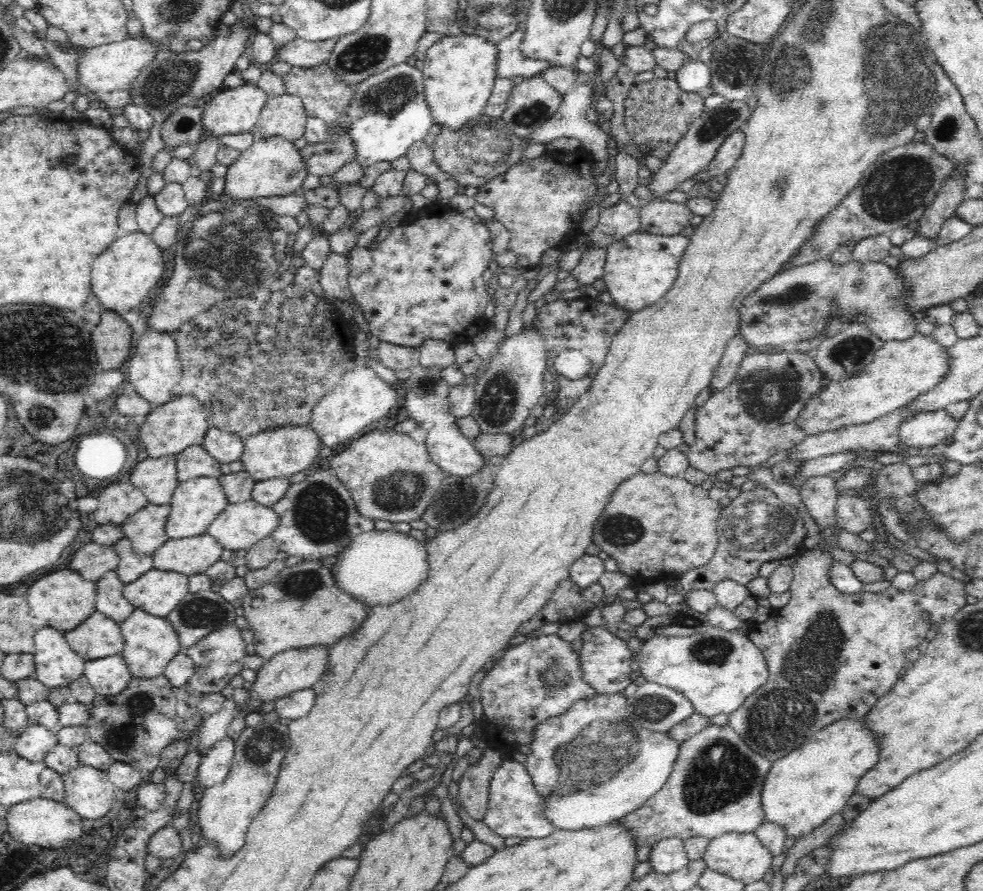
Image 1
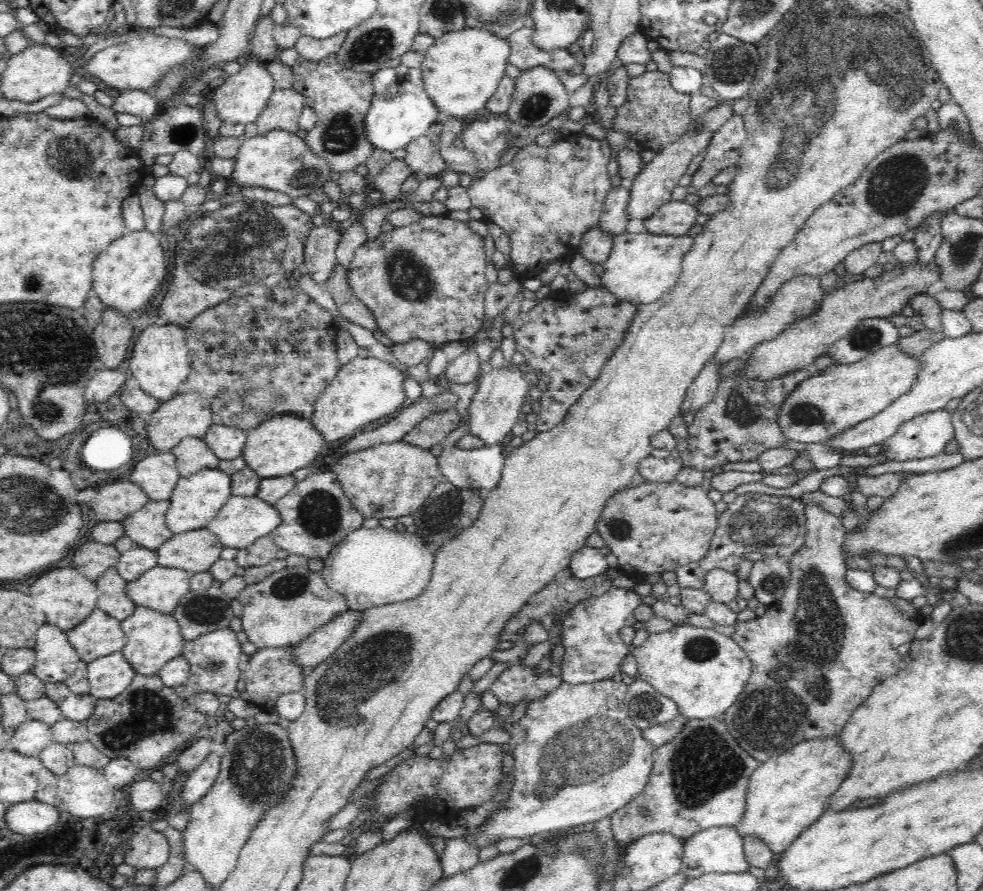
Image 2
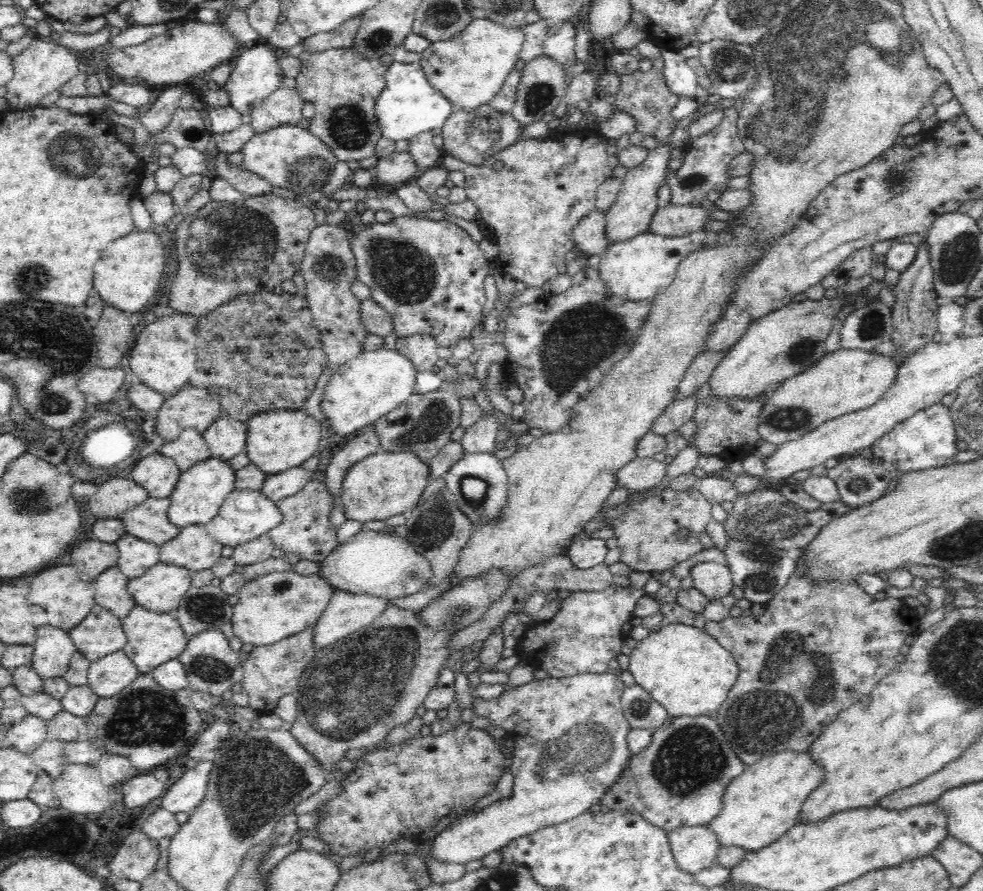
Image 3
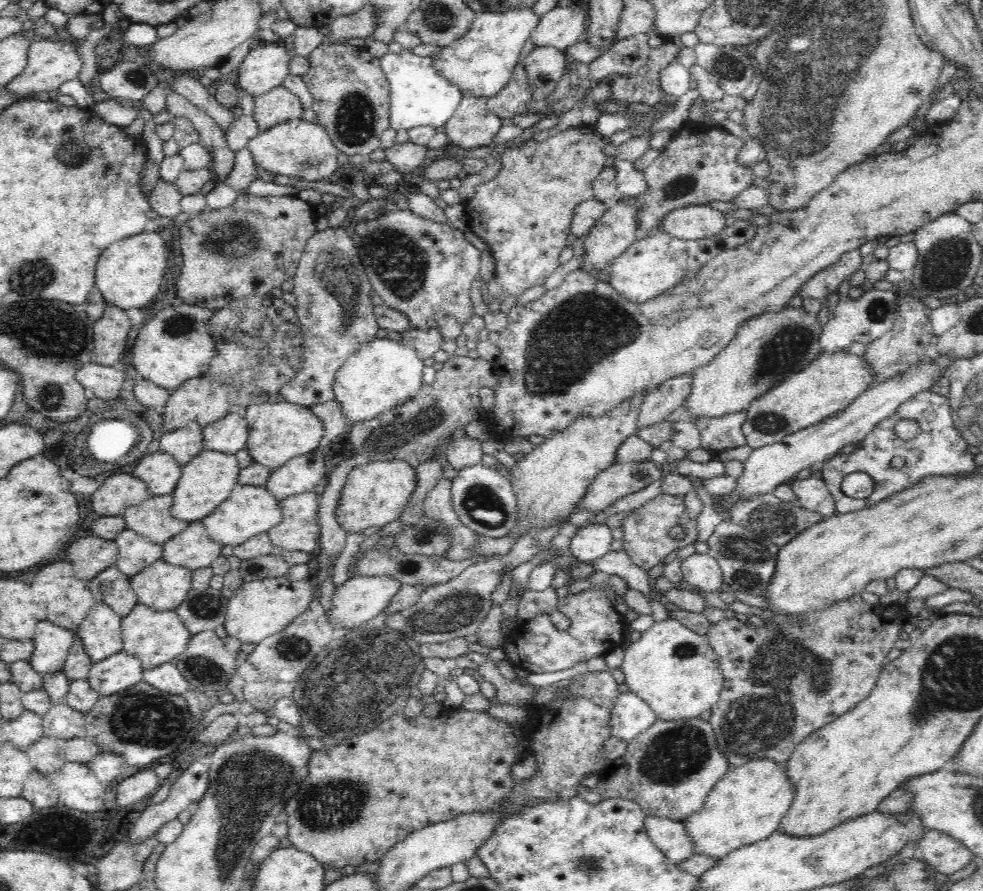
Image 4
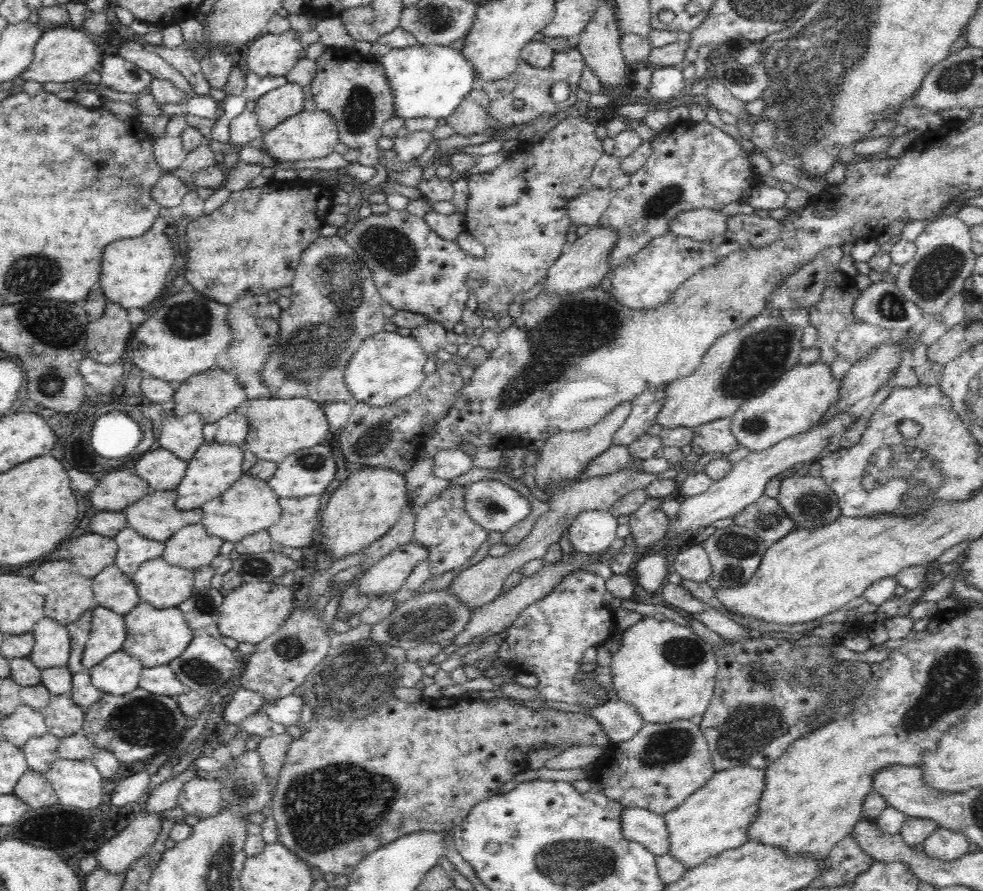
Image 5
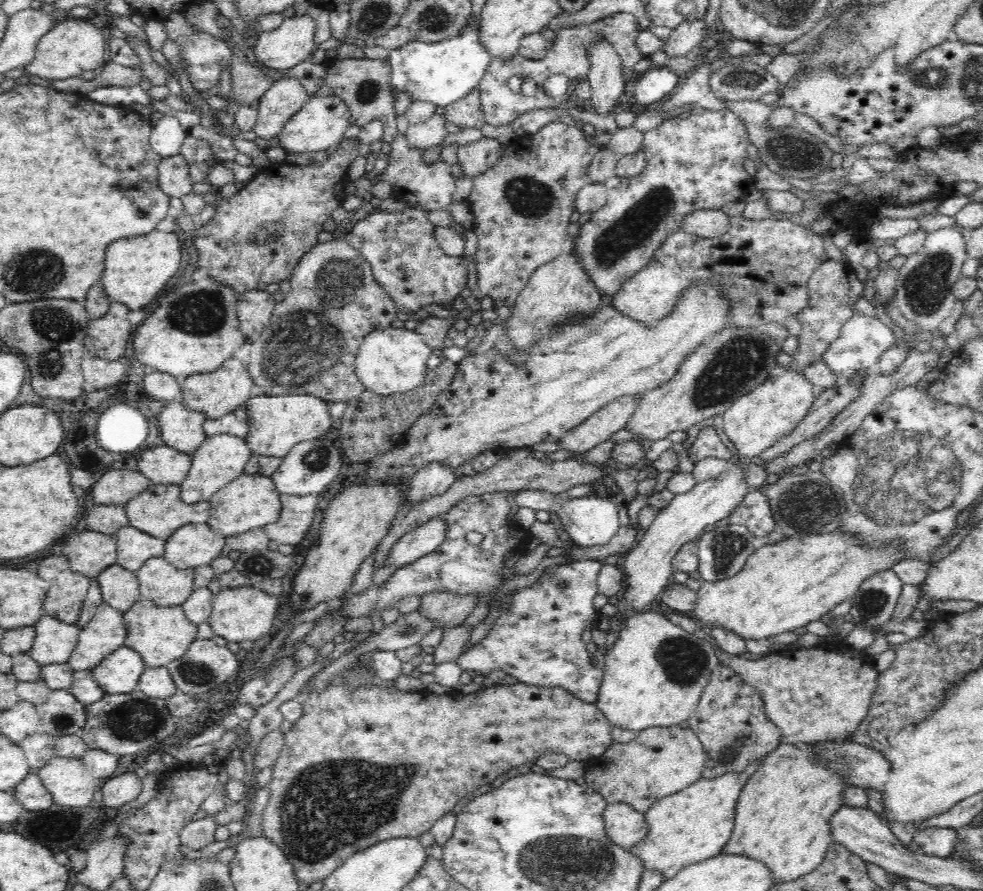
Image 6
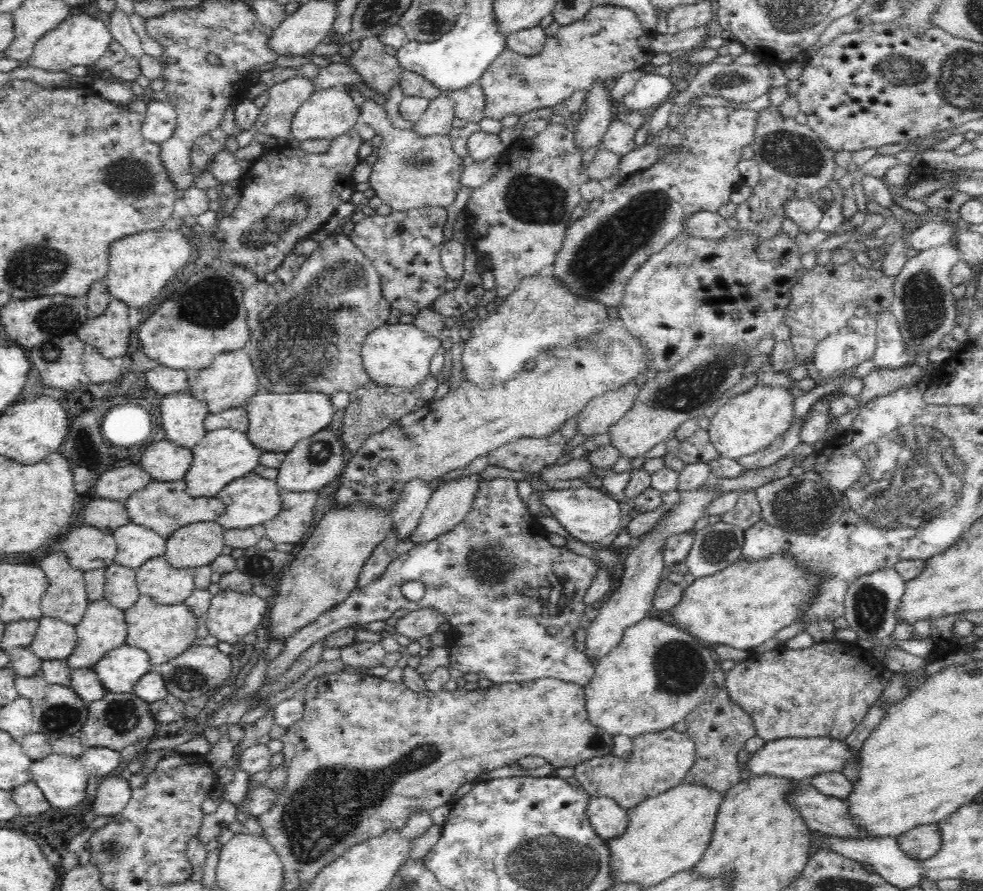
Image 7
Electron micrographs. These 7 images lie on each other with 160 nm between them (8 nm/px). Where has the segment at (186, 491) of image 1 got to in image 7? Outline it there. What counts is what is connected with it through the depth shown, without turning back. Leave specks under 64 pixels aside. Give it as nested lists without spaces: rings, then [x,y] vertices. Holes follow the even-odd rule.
[[[232,428],[207,431],[191,451],[193,461],[183,479],[186,481],[188,495],[192,497],[217,497],[232,480],[252,472],[260,464],[260,456],[264,453],[252,444],[247,433]]]

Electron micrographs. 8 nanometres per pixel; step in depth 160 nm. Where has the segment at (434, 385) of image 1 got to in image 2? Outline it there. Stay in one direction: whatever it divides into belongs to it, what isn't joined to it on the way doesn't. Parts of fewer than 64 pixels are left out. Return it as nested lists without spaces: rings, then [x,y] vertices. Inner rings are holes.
[[[500,443],[466,450],[455,444],[446,447],[438,460],[444,479],[455,488],[482,491],[485,495],[500,485],[504,456]]]

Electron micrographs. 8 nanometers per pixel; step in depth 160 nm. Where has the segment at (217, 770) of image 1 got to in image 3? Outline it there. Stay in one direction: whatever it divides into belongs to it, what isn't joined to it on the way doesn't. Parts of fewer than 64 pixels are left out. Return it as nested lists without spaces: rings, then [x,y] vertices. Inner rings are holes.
[[[201,760],[194,768],[186,769],[183,775],[162,794],[160,806],[174,814],[177,812],[191,814],[204,800],[212,767],[212,761]]]

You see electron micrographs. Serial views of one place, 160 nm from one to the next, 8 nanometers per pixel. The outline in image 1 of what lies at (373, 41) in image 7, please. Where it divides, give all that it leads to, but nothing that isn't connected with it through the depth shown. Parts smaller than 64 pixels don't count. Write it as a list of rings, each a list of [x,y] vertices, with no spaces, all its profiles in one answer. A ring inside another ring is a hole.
[[[327,61],[312,68],[292,67],[283,79],[286,93],[299,96],[303,100],[306,114],[322,119],[329,127],[334,126],[342,118],[354,96],[354,85],[350,86],[338,80],[338,75],[330,68]],[[341,130],[336,133],[336,131],[328,131],[327,141],[323,143],[308,143],[300,153],[306,161],[306,169],[308,169],[308,174],[315,174],[318,176],[332,176],[336,174],[336,170],[340,170],[344,164],[348,162],[356,161],[356,145],[352,141],[352,137],[346,133],[346,131]]]

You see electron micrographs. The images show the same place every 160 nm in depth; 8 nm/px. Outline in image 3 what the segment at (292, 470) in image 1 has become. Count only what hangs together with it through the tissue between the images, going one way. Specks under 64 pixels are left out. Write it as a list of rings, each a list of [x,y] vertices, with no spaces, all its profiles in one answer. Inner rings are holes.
[[[279,408],[252,414],[247,420],[245,450],[250,463],[268,475],[300,466],[318,452],[323,437],[322,424],[302,409]]]

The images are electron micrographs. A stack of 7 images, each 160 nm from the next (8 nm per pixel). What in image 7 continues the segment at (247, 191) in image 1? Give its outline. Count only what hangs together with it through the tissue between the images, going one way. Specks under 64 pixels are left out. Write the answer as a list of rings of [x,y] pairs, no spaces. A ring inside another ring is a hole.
[[[330,87],[318,89],[312,93],[308,100],[305,100],[296,111],[292,120],[291,134],[289,137],[296,138],[301,142],[312,139],[334,140],[337,136],[357,128],[360,123],[358,107],[352,101],[348,91],[342,87]]]

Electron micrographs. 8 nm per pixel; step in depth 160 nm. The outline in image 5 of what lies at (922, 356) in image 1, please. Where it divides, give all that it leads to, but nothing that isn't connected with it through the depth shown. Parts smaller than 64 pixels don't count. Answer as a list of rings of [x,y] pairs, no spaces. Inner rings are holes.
[[[827,362],[796,363],[762,394],[740,405],[731,416],[731,431],[737,441],[751,452],[766,450],[818,424],[826,410],[839,401],[840,385],[841,380],[832,378]]]

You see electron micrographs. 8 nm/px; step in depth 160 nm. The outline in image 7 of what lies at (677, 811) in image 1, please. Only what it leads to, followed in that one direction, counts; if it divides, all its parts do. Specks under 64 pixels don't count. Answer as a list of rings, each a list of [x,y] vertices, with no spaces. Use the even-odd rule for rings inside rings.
[[[672,728],[658,732],[645,732],[633,738],[632,757],[628,761],[610,754],[596,756],[578,764],[574,774],[580,786],[592,797],[608,797],[622,808],[629,809],[647,798],[658,796],[682,784],[684,775],[696,760],[696,744],[686,733]]]

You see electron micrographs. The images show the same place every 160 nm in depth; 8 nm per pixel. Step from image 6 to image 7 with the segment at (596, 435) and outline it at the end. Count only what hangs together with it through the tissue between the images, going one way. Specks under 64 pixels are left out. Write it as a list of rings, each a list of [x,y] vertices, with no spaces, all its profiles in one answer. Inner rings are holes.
[[[630,381],[616,390],[595,396],[577,414],[578,432],[584,434],[586,438],[608,432],[608,427],[620,420],[628,409],[632,408],[639,393],[640,383]]]

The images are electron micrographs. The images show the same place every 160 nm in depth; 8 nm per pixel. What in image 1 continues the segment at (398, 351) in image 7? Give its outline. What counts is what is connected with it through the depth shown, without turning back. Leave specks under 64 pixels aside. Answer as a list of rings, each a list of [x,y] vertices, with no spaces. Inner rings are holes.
[[[358,361],[351,371],[343,374],[335,388],[316,403],[310,426],[318,433],[325,450],[328,446],[336,446],[338,450],[356,438],[368,424],[393,414],[397,408],[396,402],[396,387],[382,380],[368,365]]]

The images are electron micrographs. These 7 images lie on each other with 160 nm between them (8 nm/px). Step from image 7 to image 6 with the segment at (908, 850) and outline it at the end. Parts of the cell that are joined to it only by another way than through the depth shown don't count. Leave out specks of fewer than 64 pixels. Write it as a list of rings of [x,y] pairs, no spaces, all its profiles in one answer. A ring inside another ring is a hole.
[[[924,828],[913,832],[913,840],[923,854],[940,858],[950,857],[958,842],[958,833],[950,828]]]

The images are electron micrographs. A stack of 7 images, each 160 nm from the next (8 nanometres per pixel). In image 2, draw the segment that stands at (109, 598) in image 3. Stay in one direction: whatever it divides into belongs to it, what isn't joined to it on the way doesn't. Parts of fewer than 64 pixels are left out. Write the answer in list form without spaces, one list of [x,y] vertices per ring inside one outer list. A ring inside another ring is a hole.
[[[114,566],[95,580],[99,599],[96,608],[107,612],[110,616],[122,622],[128,618],[137,607],[126,594],[127,580],[124,580]]]

